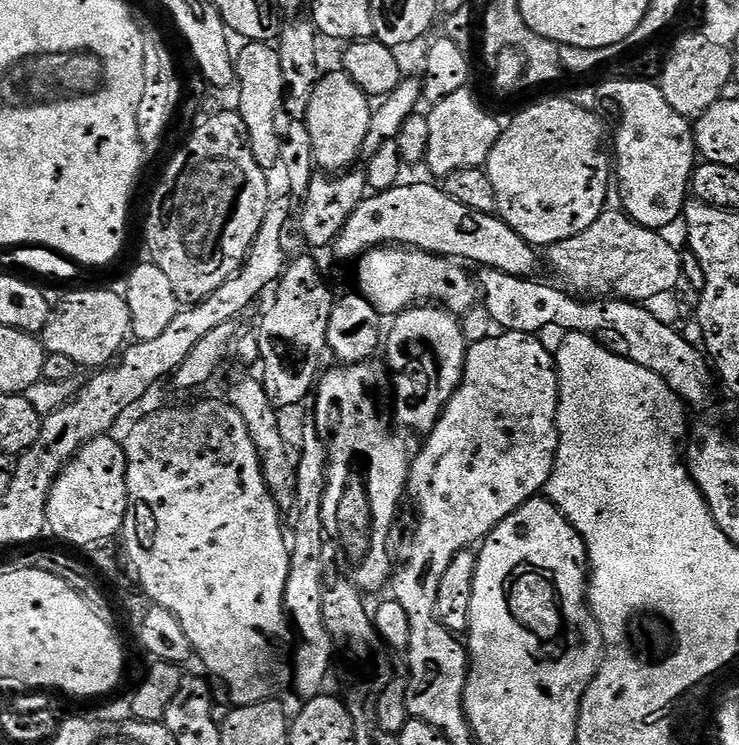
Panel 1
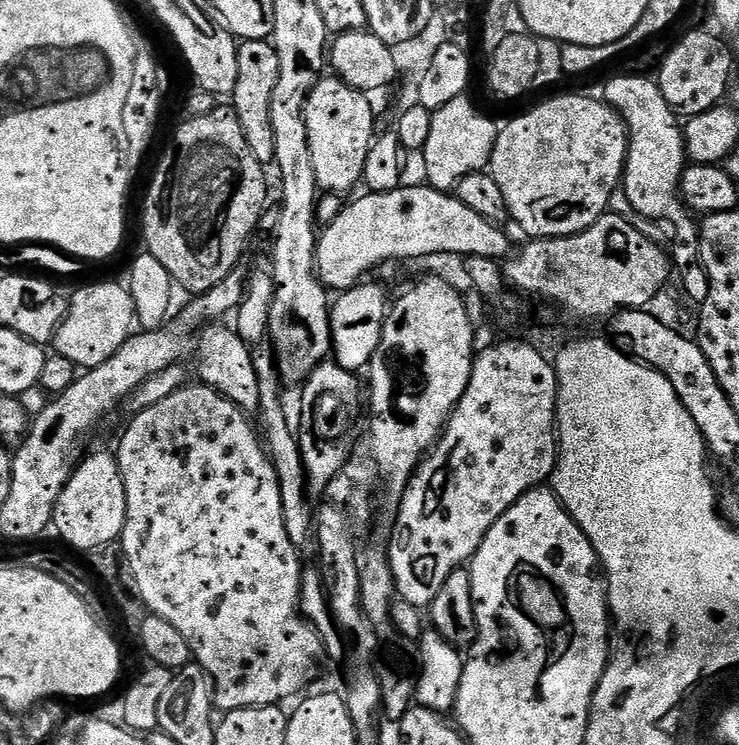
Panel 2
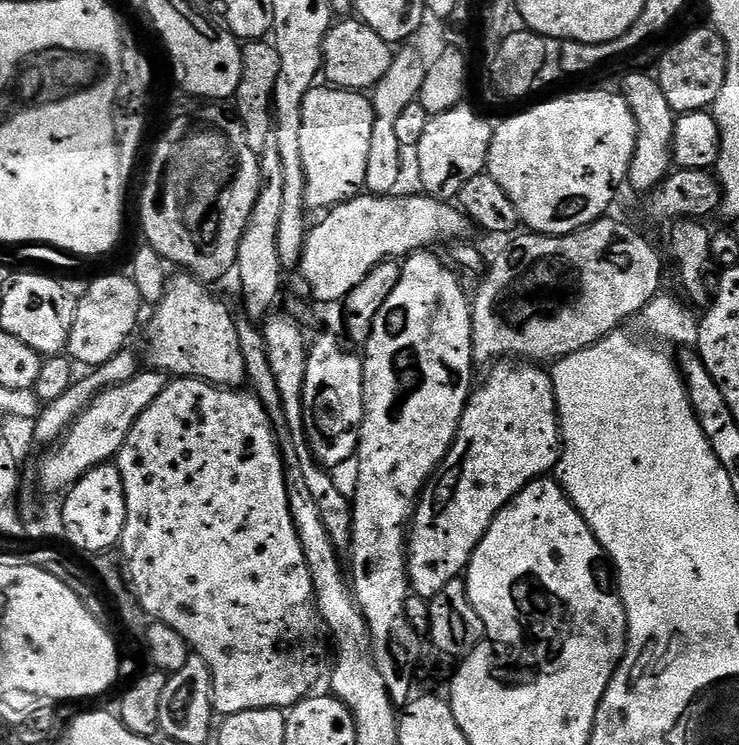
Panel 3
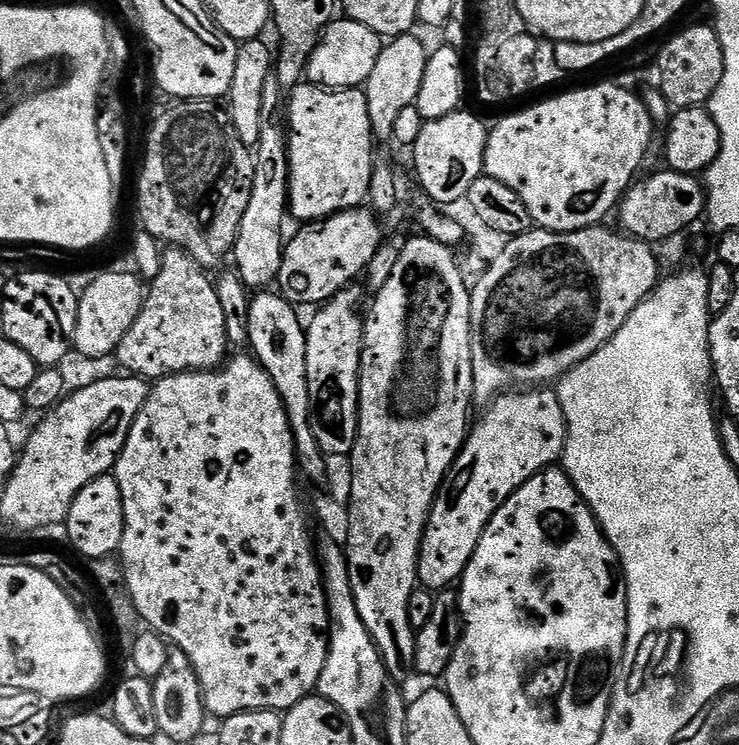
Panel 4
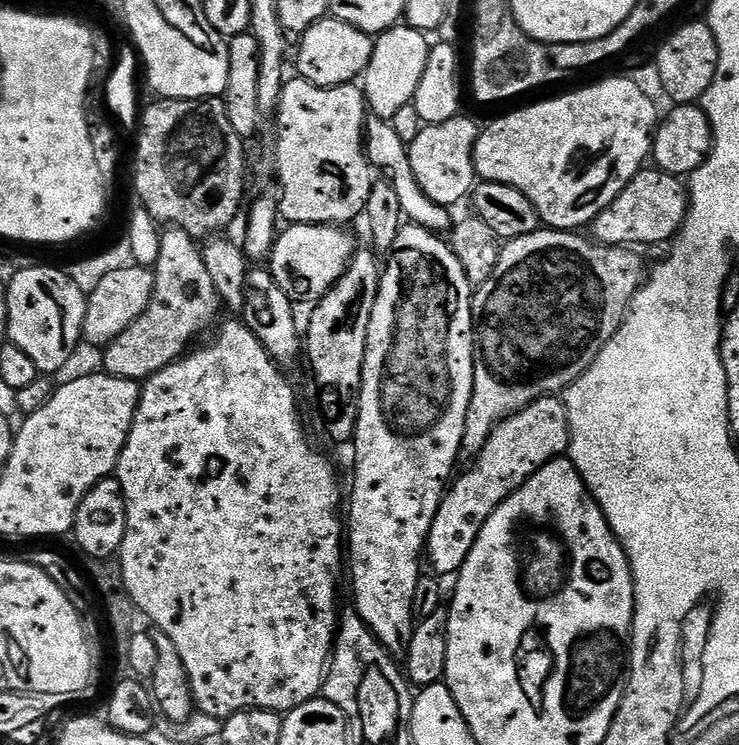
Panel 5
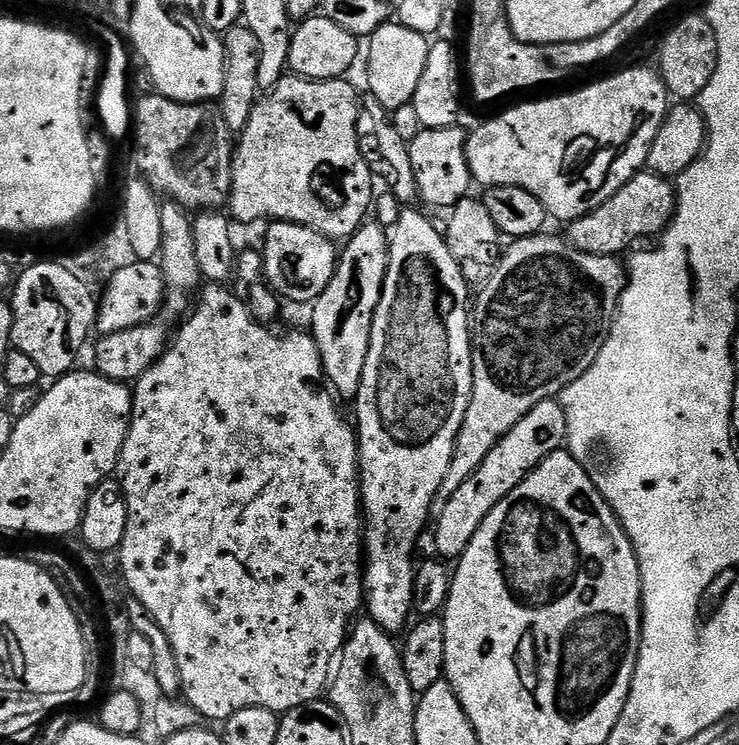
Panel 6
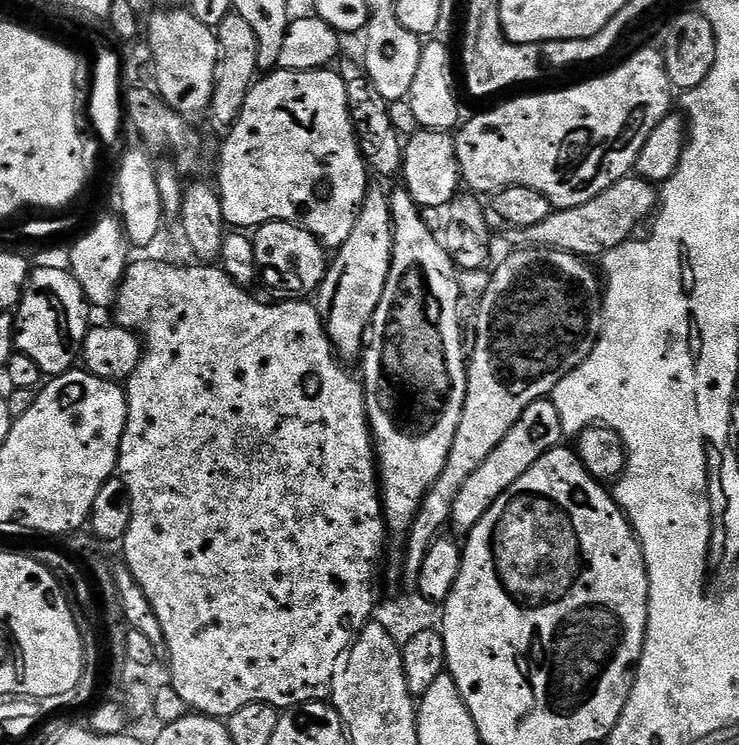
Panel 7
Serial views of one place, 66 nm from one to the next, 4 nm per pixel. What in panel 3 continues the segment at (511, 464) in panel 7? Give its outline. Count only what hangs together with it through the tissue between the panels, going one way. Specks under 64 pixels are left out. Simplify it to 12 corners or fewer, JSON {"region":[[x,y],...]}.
{"region":[[500,362],[420,493],[408,583],[461,579],[560,460],[556,387]]}

